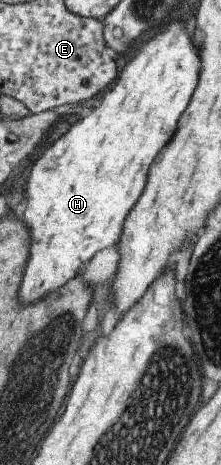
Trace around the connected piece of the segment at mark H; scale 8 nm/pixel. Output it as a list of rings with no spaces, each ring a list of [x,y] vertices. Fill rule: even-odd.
[[[177,17],[159,28],[151,38],[143,40],[134,52],[119,72],[115,86],[103,94],[99,106],[71,124],[71,128],[57,138],[32,166],[27,180],[29,204],[23,218],[33,232],[31,240],[35,246],[31,246],[29,264],[21,284],[23,302],[35,302],[47,292],[63,286],[85,262],[89,262],[91,256],[95,256],[97,250],[109,248],[119,240],[129,210],[145,190],[147,174],[155,156],[171,140],[171,134],[175,134],[177,122],[199,82],[199,50],[187,34],[185,22]]]

